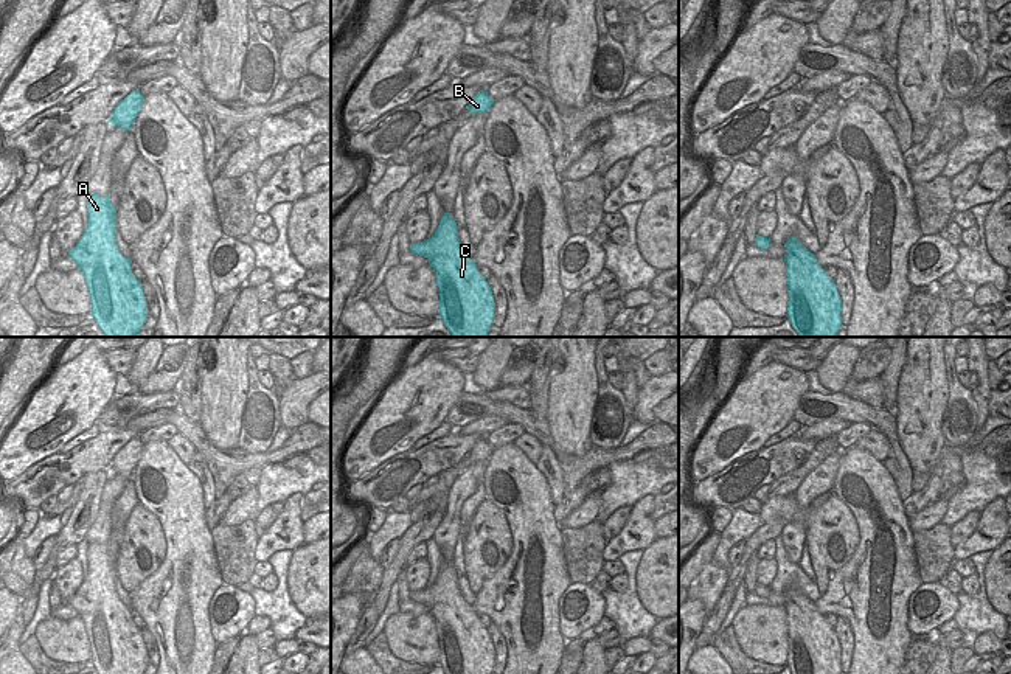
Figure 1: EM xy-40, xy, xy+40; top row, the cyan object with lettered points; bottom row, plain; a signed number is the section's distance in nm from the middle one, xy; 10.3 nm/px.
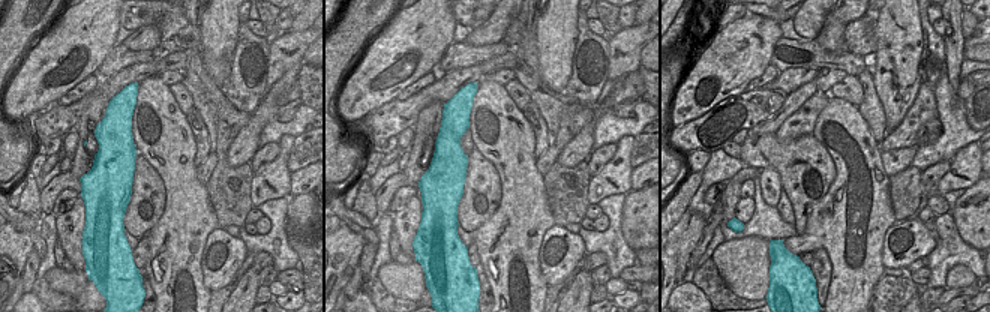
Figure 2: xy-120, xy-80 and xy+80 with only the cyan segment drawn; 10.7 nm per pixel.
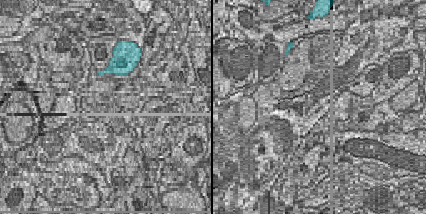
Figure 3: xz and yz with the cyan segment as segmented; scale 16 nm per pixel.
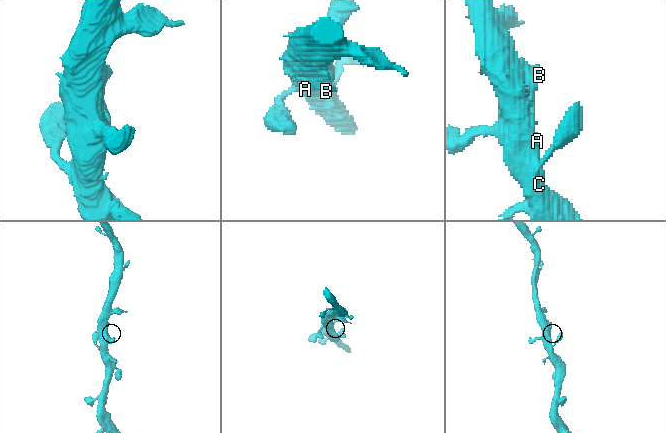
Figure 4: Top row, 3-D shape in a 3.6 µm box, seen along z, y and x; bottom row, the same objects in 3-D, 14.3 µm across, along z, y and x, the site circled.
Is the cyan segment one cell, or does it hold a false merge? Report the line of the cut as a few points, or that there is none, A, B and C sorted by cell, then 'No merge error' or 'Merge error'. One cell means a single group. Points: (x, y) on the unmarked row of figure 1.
No split. Groups: A B C. No merge error

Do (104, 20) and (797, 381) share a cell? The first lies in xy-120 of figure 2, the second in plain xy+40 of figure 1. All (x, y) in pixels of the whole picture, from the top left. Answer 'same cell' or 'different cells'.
same cell

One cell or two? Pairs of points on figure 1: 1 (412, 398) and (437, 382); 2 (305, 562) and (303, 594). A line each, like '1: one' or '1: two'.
1: one
2: one

